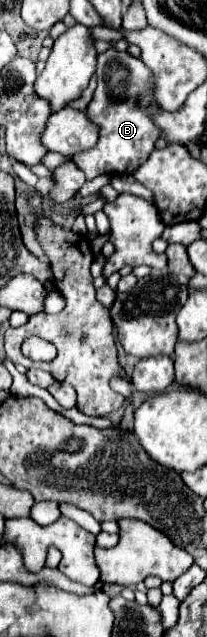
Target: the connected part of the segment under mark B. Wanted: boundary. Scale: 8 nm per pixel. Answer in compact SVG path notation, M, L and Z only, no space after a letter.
M109 49L97 57L97 89L91 103L87 105L87 117L99 127L97 145L73 155L71 159L85 173L87 181L99 175L133 175L155 149L155 141L163 135L153 123L157 111L155 105L141 107L139 99L147 91L151 71L137 57L131 57L127 51L119 53Z

